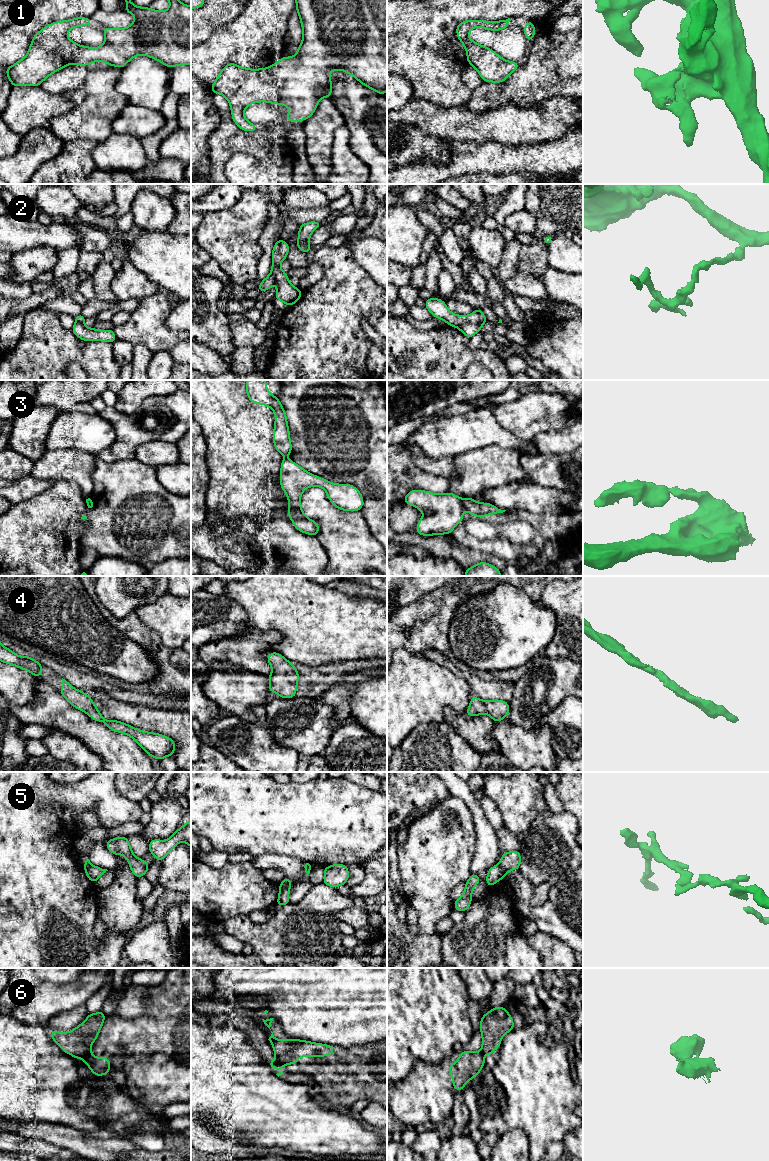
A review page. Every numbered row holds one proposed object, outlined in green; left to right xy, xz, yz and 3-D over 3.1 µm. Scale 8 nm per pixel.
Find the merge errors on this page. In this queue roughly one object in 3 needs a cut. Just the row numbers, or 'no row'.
2, 3, 5, 6

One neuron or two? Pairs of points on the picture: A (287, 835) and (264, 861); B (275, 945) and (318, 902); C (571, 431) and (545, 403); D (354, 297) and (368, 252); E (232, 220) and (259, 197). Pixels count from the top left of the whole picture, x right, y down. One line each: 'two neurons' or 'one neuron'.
A: two neurons
B: one neuron
C: two neurons
D: two neurons
E: one neuron

